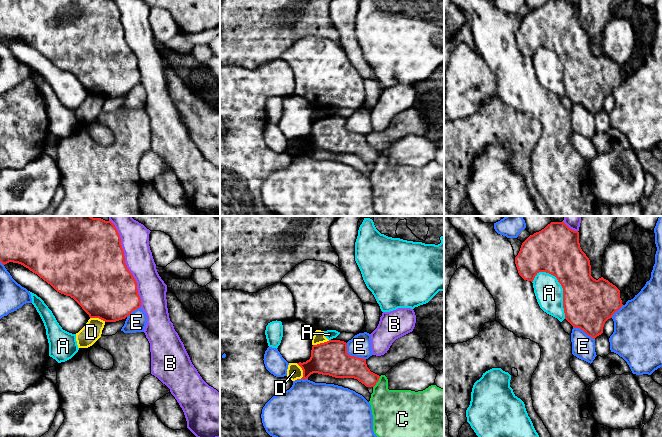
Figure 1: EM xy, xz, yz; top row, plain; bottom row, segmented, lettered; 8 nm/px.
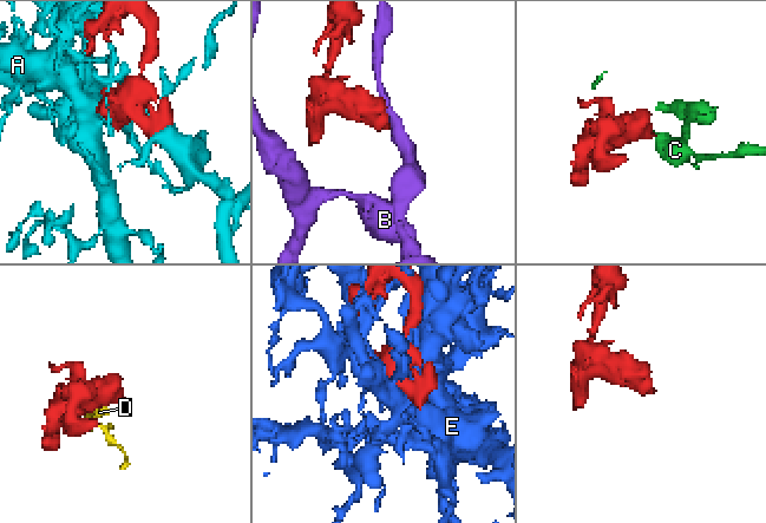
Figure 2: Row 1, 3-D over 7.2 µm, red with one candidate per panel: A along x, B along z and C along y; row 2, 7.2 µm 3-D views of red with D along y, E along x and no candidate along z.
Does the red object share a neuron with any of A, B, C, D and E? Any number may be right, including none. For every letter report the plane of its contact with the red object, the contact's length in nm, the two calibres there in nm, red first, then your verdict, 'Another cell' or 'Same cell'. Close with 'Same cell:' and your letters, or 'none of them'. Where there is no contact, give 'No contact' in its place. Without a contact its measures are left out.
A: Touches red in yz. Shared border 440 nm. Thickness 400 nm (red) against 220 nm. Another cell
B: Touches red in xy. Shared border 700 nm. Thickness 500 nm (red) against 220 nm. Another cell
C: Touches red in xz. Shared border 110 nm. Thickness 180 nm (red) against 300 nm. Another cell
D: Touches red in xz. Shared border 150 nm. Thickness 280 nm (red) against 120 nm. Another cell
E: Touches red in xz. Shared border 200 nm. Thickness 280 nm (red) against 180 nm. Another cell
Same cell: none of them

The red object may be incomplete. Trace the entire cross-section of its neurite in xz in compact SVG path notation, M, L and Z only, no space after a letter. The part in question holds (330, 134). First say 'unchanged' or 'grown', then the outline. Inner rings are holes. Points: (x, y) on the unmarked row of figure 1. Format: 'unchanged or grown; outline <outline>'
unchanged; outline M340 116L313 121L310 135L297 140L303 146L303 156L318 149L335 154L354 154L366 163L374 163L380 154L367 143L366 135L350 132L347 119Z

